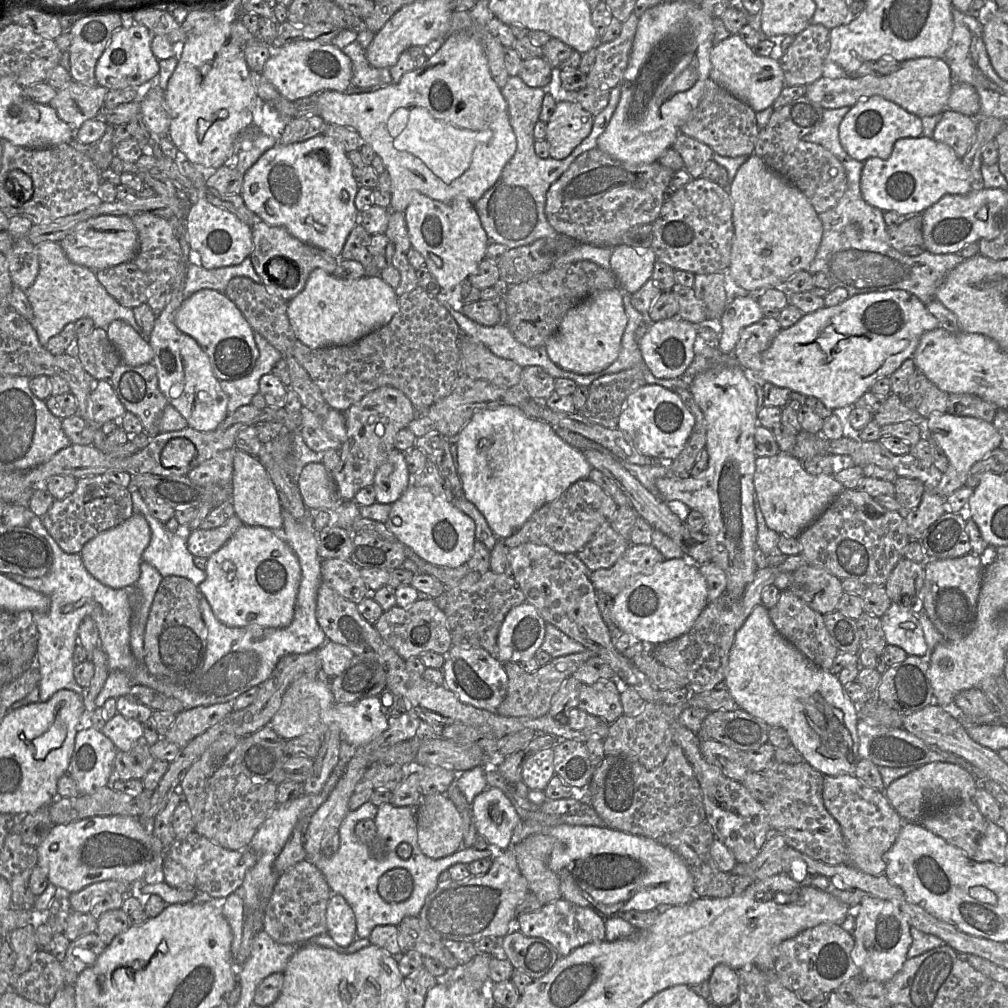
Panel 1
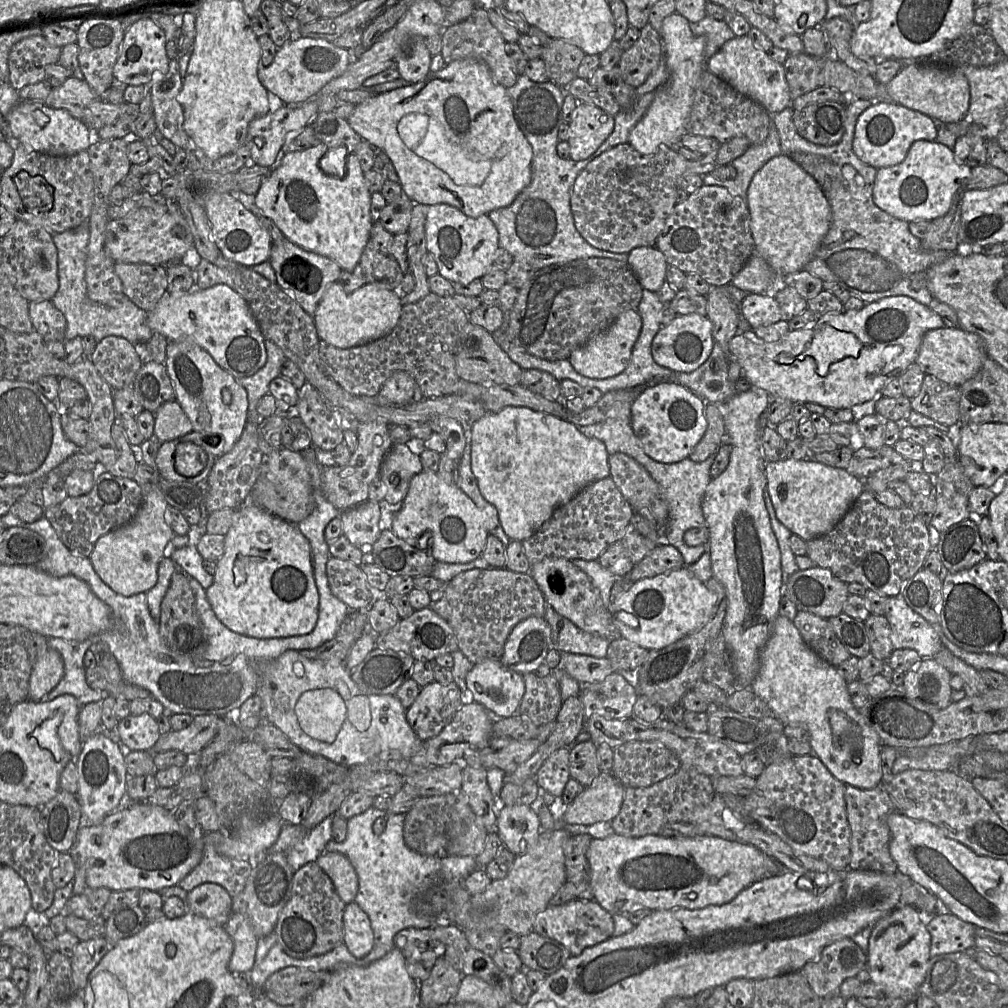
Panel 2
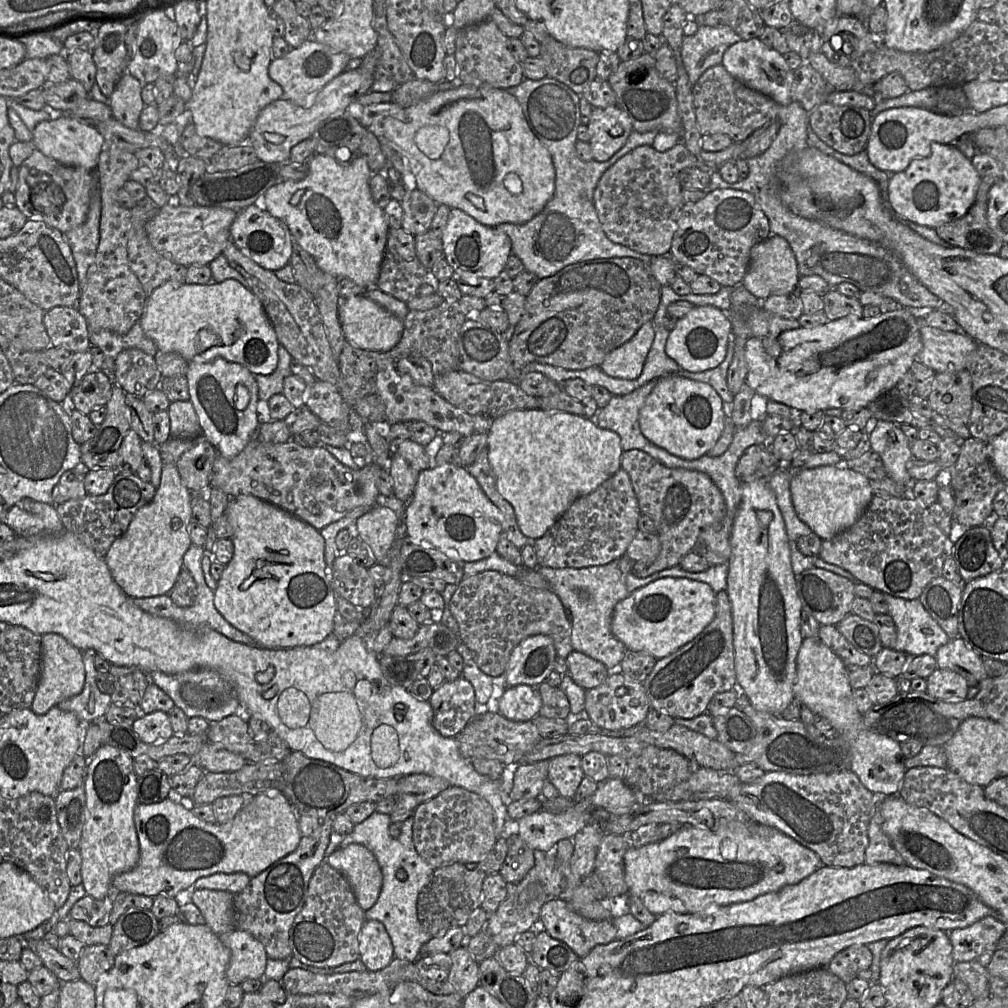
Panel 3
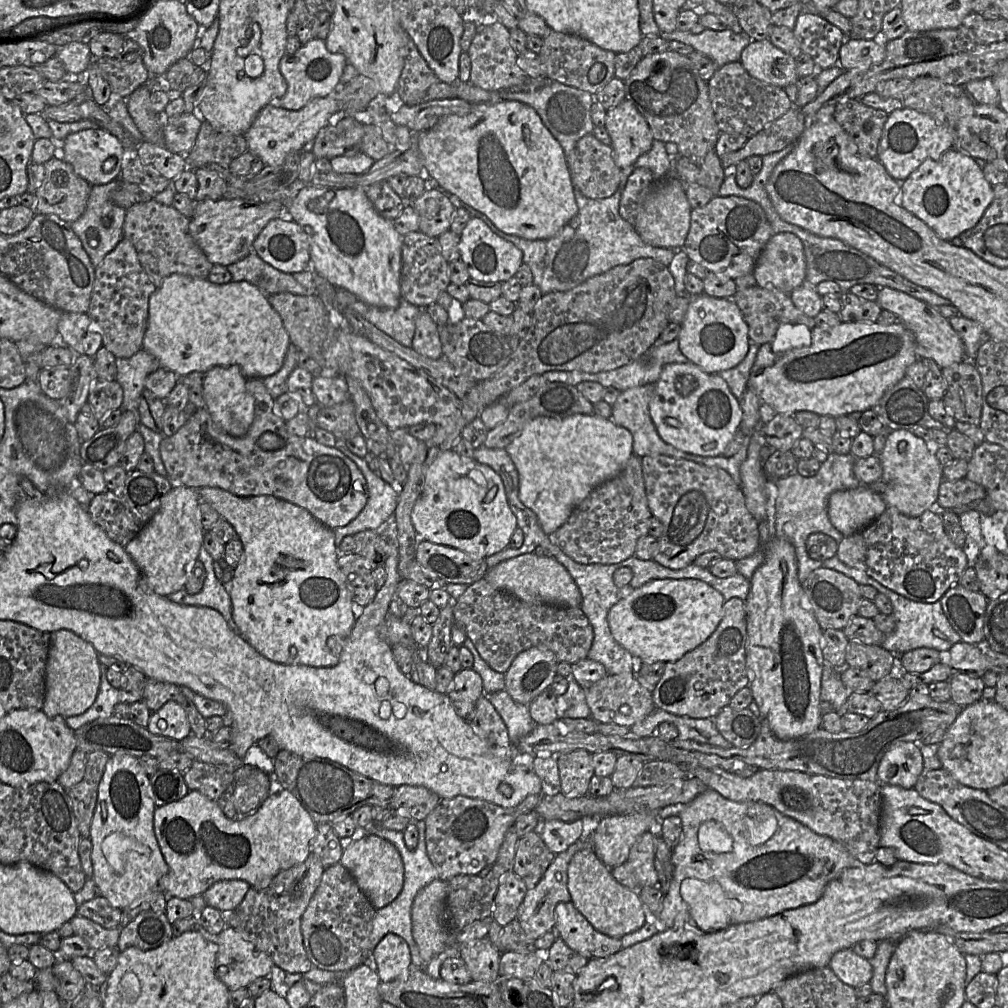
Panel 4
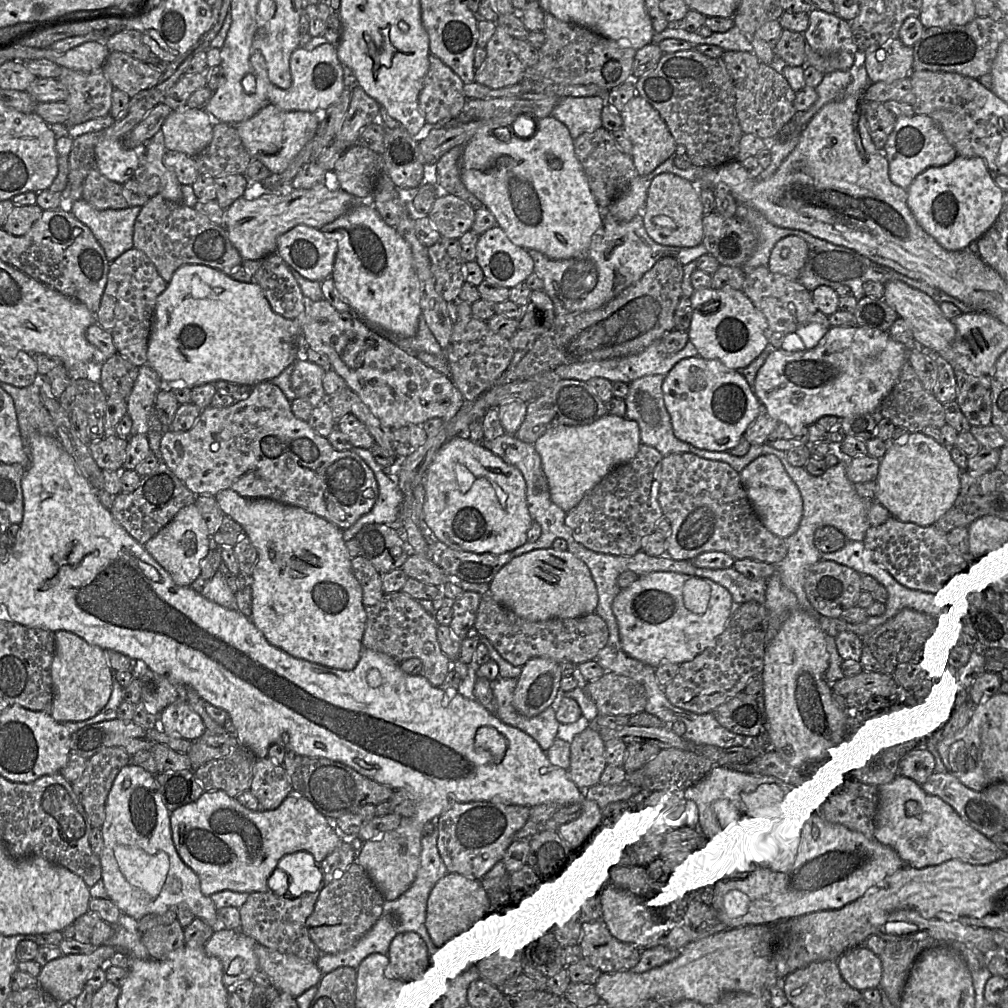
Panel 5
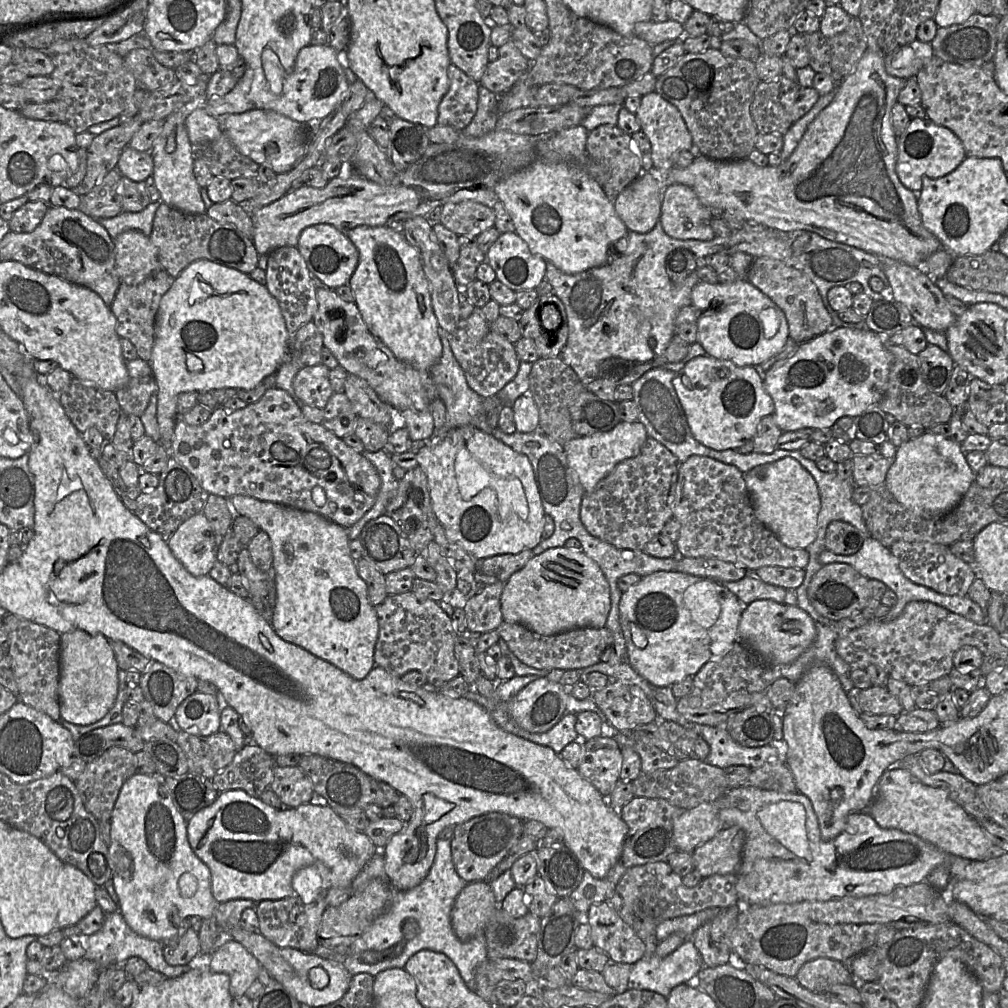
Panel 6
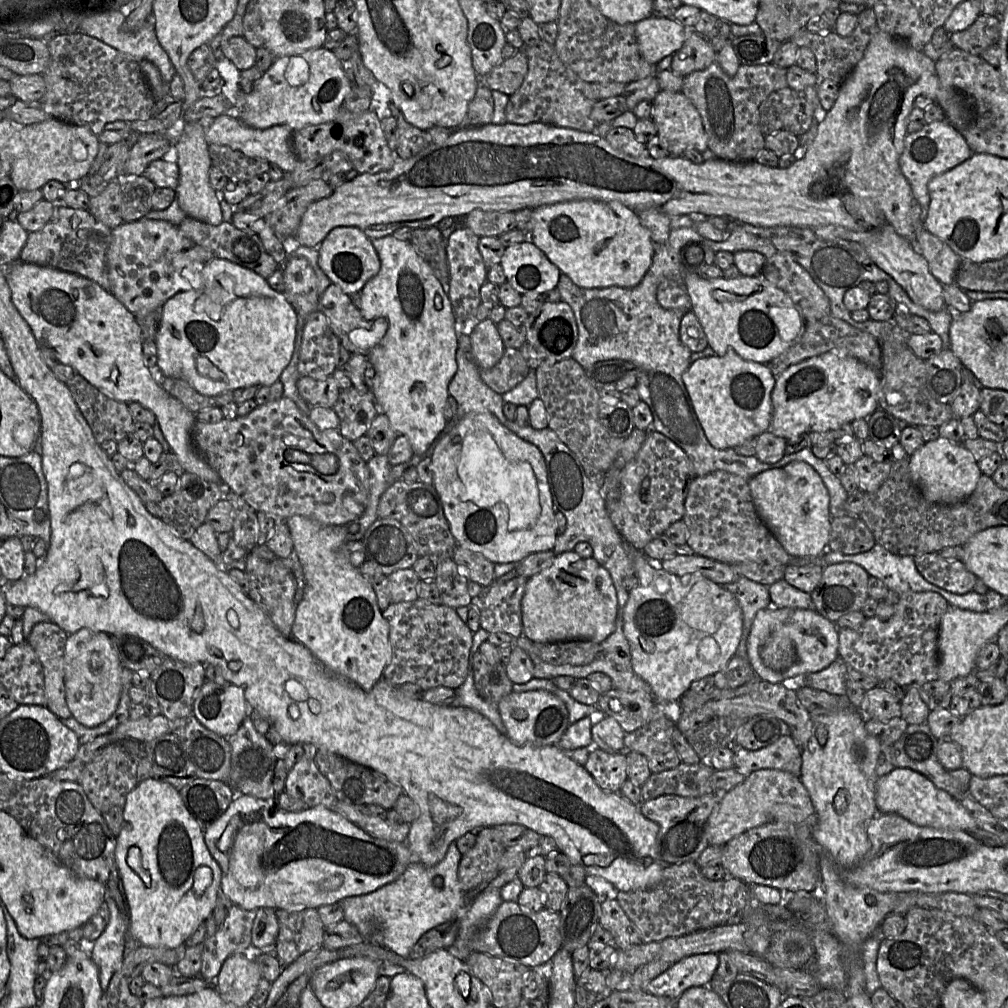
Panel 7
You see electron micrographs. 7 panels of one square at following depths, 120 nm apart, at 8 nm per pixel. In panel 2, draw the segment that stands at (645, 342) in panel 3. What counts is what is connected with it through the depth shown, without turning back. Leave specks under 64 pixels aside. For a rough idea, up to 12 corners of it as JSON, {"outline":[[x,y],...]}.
{"outline":[[624,311],[567,360],[605,379],[629,365],[642,319]]}

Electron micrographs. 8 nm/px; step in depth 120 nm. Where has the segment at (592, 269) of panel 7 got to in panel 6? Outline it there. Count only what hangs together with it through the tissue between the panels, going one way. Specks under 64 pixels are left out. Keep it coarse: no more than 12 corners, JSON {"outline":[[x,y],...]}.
{"outline":[[588,132],[536,135],[495,187],[515,233],[567,274],[629,232],[587,172]]}

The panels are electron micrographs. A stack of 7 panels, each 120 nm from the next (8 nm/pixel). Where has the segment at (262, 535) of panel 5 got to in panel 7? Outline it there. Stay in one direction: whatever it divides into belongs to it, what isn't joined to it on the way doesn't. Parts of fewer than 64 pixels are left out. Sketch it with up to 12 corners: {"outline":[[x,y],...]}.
{"outline":[[286,525],[305,579],[292,639],[370,691],[390,627],[346,526]]}

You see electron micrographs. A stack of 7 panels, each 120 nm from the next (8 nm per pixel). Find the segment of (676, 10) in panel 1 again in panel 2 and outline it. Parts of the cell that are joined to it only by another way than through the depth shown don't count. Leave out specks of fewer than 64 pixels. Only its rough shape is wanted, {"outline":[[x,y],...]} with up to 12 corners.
{"outline":[[679,13],[659,31],[667,80],[628,141],[644,155],[687,133],[705,45]]}

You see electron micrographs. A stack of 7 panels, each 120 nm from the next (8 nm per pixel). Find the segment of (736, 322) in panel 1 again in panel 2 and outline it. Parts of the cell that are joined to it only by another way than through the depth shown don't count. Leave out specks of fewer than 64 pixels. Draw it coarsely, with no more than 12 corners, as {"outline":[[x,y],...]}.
{"outline":[[749,293],[738,309],[752,330],[781,320],[773,294]]}

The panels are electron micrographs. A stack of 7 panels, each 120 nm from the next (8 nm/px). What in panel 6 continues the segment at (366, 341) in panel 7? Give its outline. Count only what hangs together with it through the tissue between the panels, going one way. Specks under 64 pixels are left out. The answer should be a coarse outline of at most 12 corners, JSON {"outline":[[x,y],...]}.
{"outline":[[317,289],[312,322],[347,373],[397,411],[440,398],[398,360],[357,305]]}

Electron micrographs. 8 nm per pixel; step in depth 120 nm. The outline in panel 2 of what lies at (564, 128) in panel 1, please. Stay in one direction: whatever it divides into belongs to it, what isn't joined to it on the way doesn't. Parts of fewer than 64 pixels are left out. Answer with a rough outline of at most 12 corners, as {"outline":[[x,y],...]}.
{"outline":[[578,103],[567,119],[569,158],[592,156],[615,118]]}

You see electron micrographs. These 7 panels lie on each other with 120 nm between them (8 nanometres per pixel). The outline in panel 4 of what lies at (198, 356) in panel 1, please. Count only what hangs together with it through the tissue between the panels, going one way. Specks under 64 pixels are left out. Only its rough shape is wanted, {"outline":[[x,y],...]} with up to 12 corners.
{"outline":[[237,365],[204,373],[205,409],[225,433],[244,436],[255,399]]}

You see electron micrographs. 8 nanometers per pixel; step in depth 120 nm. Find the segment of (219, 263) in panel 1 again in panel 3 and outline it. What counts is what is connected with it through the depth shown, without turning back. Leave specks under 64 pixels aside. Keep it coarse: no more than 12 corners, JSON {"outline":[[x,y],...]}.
{"outline":[[254,204],[238,211],[229,240],[273,272],[294,243],[281,220]]}

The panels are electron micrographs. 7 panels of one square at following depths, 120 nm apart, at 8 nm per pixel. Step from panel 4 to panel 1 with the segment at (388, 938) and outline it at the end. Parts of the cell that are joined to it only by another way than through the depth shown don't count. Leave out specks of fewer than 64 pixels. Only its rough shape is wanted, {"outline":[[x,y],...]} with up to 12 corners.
{"outline":[[332,894],[327,934],[341,947],[356,935],[355,914],[344,897]]}

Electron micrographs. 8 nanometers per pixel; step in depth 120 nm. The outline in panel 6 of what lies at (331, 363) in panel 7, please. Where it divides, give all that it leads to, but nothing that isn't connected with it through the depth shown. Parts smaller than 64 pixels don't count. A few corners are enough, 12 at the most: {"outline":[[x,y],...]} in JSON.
{"outline":[[311,321],[290,339],[299,368],[321,363],[323,336]]}

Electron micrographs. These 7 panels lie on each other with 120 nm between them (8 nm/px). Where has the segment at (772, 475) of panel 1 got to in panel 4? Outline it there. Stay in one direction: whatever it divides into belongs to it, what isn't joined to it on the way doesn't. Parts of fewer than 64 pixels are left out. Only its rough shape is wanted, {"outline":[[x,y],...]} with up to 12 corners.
{"outline":[[861,484],[833,492],[831,524],[848,536],[879,518],[881,494]]}

